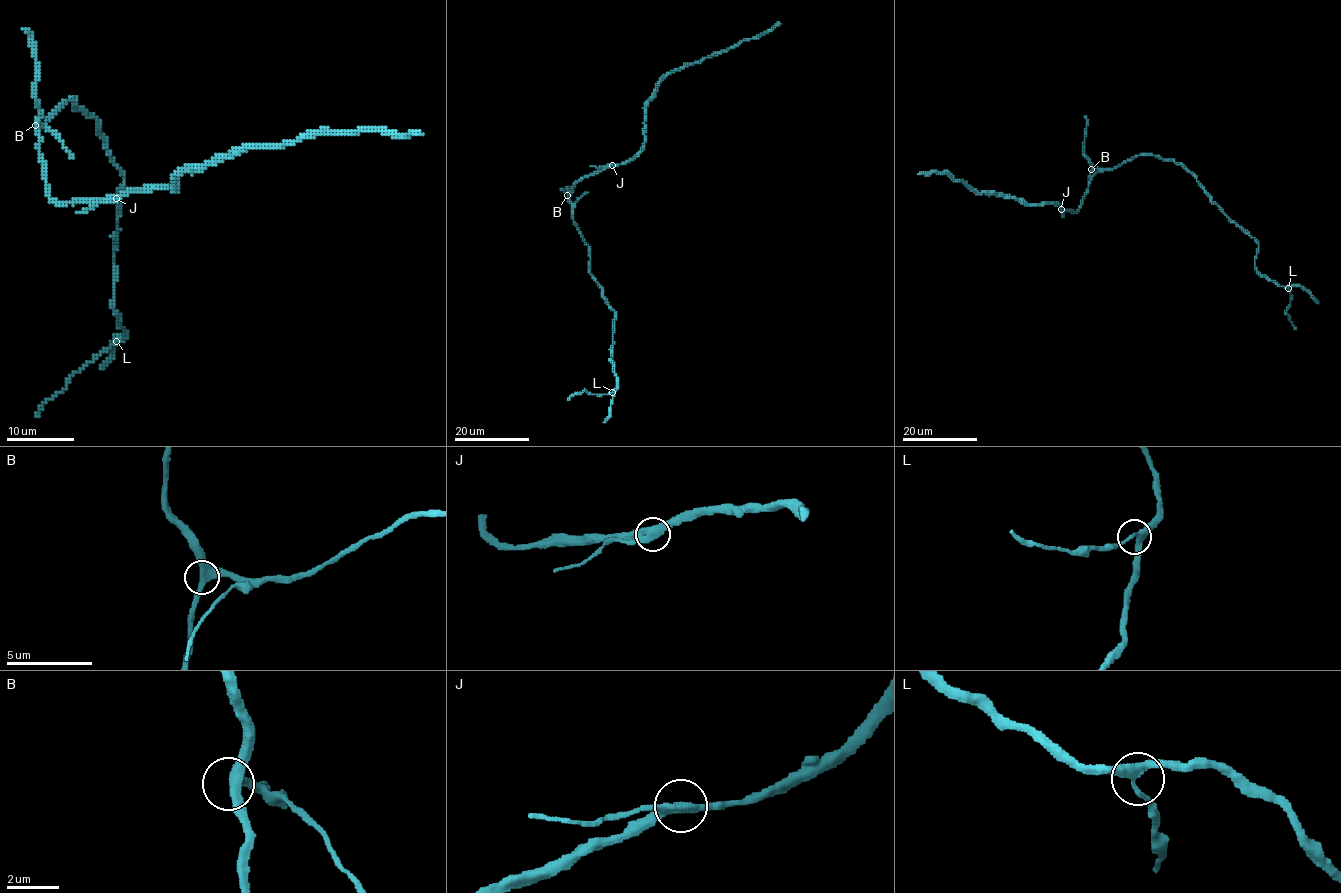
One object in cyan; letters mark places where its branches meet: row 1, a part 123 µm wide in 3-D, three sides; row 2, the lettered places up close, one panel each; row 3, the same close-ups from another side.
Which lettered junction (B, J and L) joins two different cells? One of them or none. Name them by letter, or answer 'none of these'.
J

